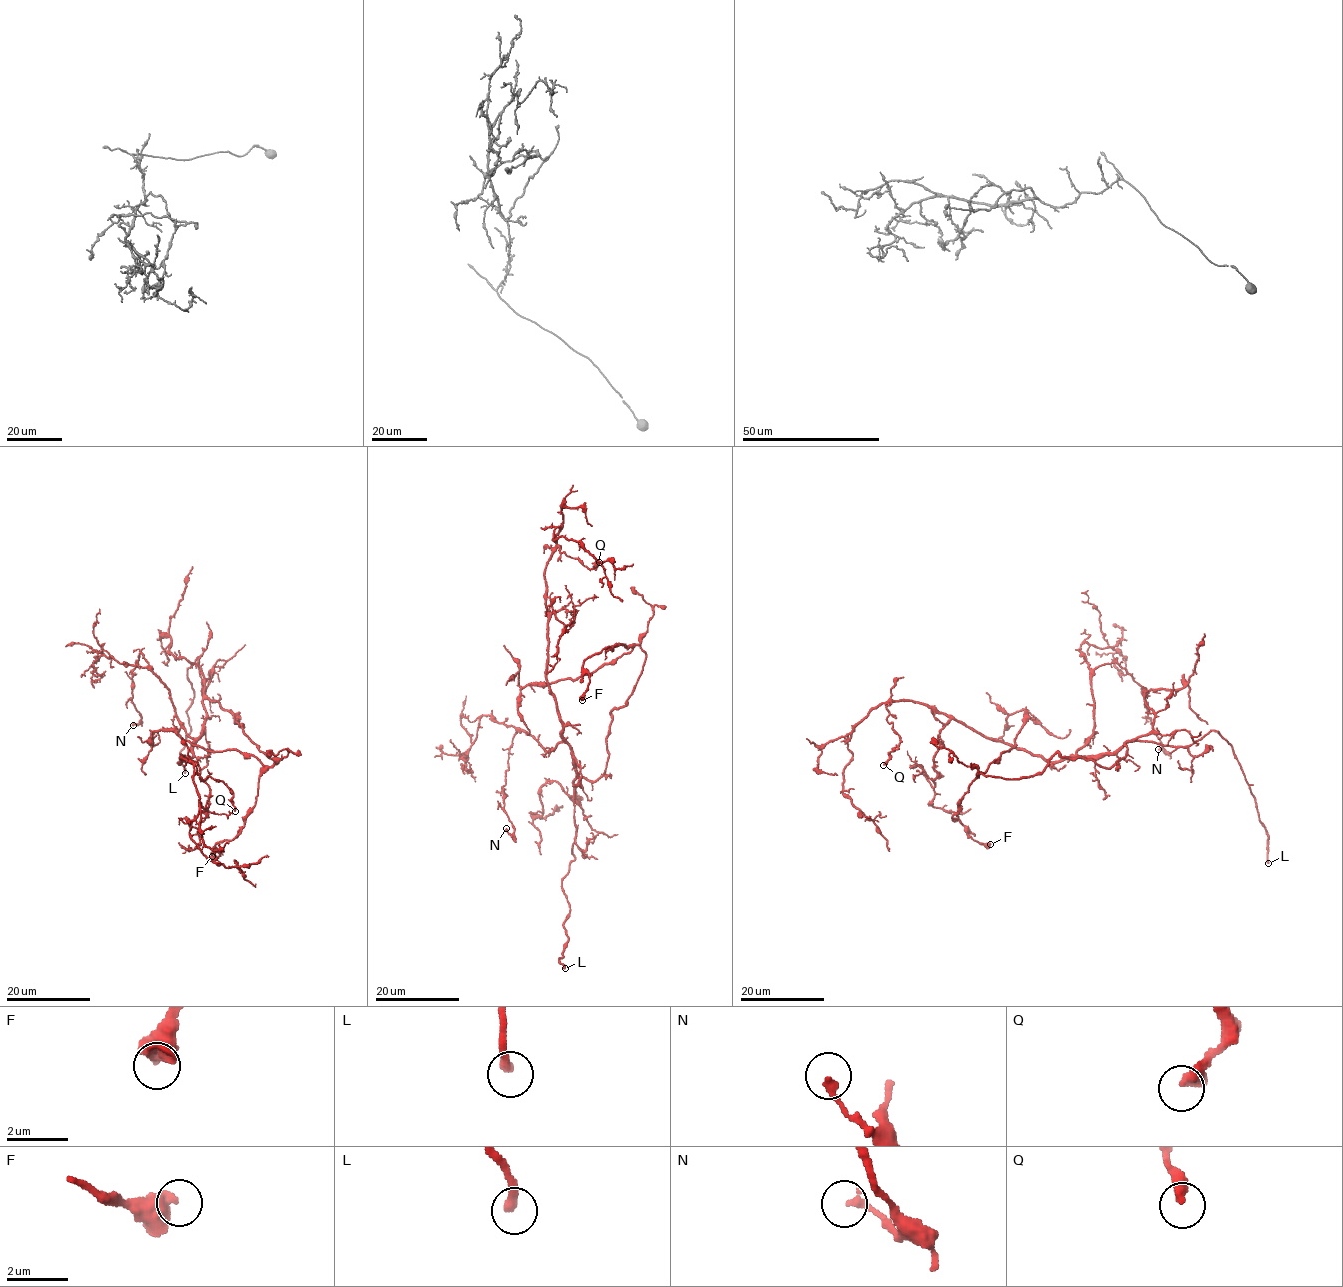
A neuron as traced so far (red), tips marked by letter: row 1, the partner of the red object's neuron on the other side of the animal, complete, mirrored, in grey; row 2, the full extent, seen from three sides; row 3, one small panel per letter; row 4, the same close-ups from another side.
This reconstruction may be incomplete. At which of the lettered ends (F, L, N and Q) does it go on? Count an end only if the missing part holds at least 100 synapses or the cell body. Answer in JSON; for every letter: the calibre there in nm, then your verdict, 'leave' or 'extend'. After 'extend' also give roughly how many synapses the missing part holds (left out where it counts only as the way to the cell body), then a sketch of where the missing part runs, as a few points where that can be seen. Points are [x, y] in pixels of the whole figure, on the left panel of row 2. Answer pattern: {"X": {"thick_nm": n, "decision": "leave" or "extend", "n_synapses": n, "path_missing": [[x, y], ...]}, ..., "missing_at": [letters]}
{"F": {"thick_nm": 550, "decision": "leave"}, "L": {"thick_nm": 300, "decision": "extend", "path_missing": [[185, 773], [203, 786], [219, 810], [234, 821], [251, 825], [262, 812], [276, 805], [291, 804], [303, 815]]}, "N": {"thick_nm": 240, "decision": "leave"}, "Q": {"thick_nm": 380, "decision": "leave"}, "missing_at": ["L"]}

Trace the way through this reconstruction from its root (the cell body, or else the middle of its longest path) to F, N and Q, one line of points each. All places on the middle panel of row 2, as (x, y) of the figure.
F: (575, 762), (575, 785), (604, 773), (611, 711), (625, 705), (645, 651), (620, 644), (589, 655), (582, 700)
N: (575, 762), (565, 742), (546, 751), (530, 734), (516, 732), (503, 786), (512, 835), (506, 828)
Q: (575, 762), (546, 677), (545, 571), (558, 548), (590, 569), (599, 562)

